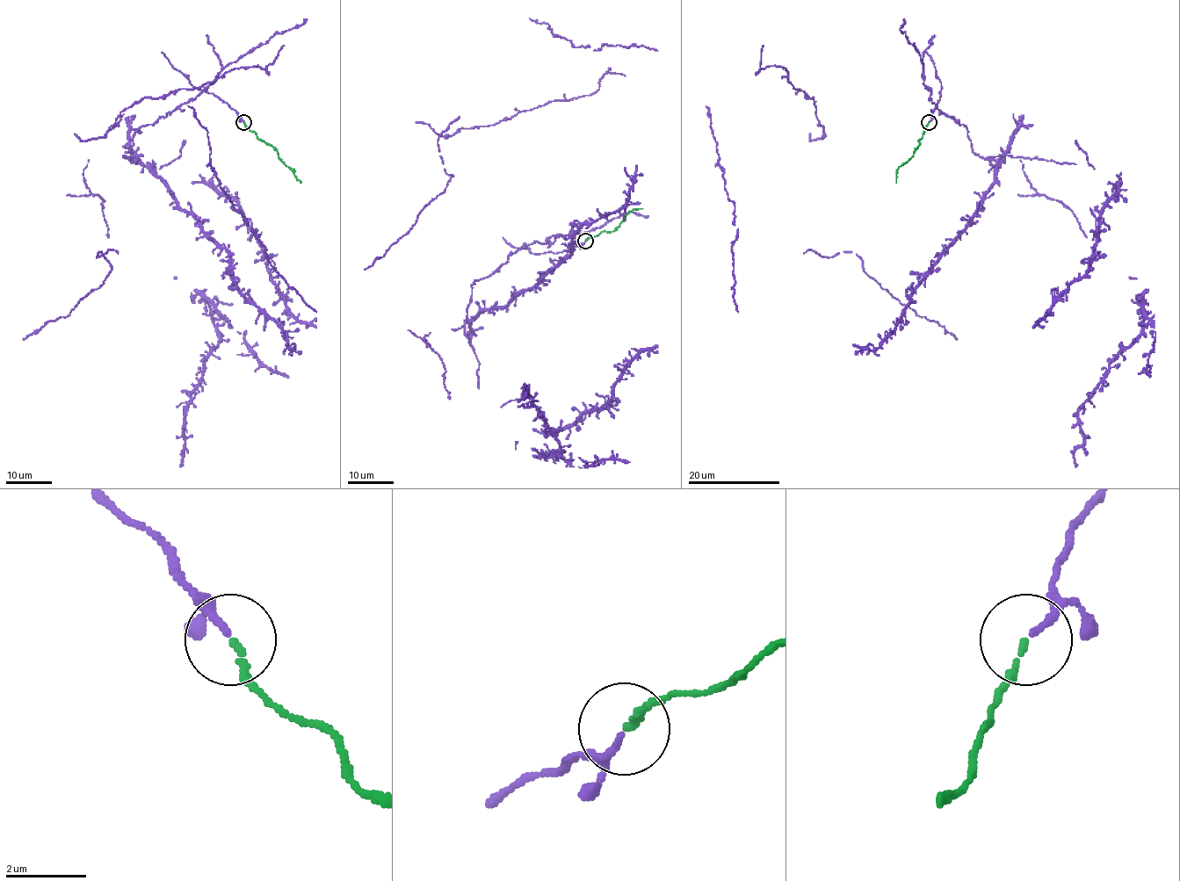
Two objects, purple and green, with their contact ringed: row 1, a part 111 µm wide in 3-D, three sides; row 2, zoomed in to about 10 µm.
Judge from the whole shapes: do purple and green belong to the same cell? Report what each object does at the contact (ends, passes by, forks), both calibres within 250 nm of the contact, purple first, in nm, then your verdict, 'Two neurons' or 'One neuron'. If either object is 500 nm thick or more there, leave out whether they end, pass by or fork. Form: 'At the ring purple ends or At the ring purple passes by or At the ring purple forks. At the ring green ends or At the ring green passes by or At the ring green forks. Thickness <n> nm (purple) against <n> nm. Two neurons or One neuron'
At the ring purple ends. At the ring green ends. Thickness 170 nm (purple) against 150 nm. One neuron

